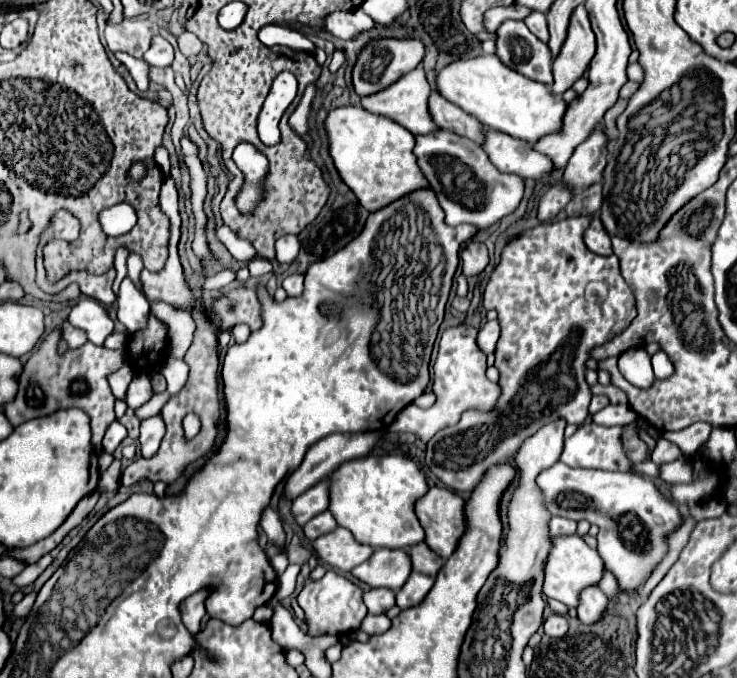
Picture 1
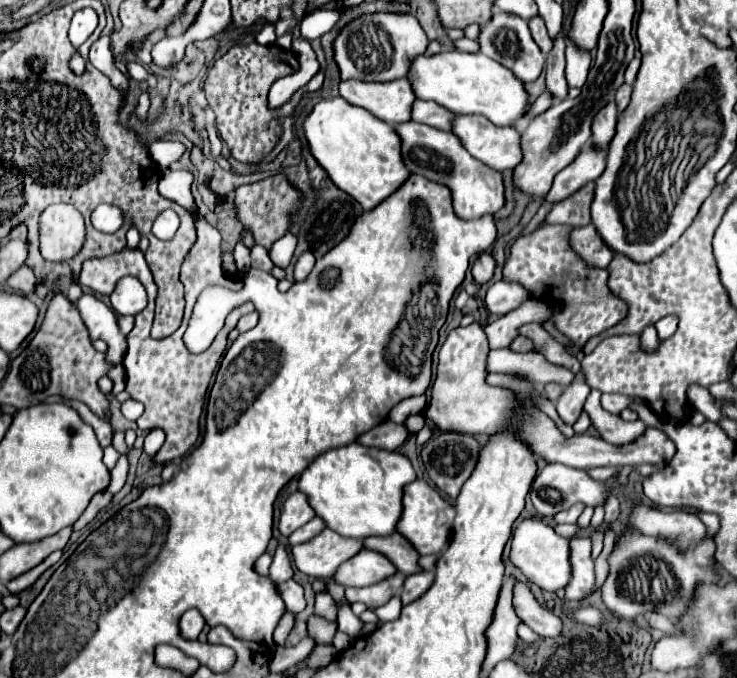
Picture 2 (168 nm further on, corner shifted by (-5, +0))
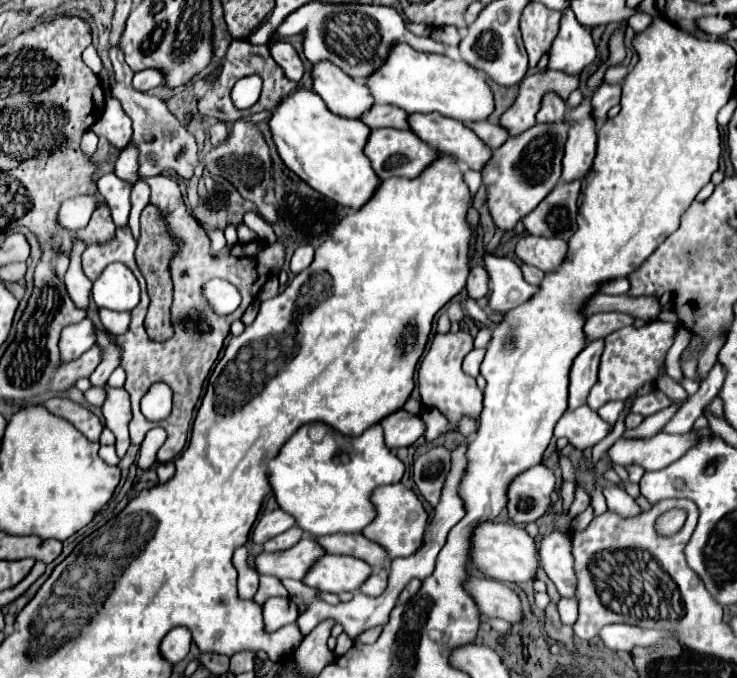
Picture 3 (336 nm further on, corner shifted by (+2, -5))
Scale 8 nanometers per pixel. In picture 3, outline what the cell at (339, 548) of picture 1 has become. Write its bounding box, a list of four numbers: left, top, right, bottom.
[254,534,326,580]

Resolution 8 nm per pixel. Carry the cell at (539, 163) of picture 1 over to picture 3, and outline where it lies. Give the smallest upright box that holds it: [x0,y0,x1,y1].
[410,114,494,170]

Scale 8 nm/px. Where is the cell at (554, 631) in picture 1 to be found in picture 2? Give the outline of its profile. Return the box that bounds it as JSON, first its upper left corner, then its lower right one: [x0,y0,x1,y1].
[513,581,563,637]

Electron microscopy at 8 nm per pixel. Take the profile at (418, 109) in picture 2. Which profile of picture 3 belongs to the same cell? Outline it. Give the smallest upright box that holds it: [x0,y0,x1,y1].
[360,106,408,130]

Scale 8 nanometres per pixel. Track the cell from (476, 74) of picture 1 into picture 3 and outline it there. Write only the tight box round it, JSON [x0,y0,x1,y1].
[366,44,494,122]

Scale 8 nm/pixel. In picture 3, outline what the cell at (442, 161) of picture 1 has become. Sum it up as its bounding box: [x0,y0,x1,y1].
[366,128,442,180]

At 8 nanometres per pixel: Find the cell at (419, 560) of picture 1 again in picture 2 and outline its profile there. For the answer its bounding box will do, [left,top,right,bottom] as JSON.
[363,533,419,575]

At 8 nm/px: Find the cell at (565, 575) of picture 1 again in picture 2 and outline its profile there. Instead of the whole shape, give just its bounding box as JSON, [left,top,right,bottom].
[509,519,571,593]

